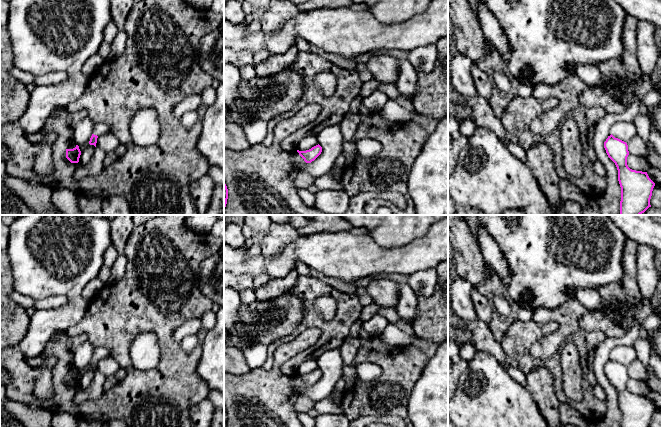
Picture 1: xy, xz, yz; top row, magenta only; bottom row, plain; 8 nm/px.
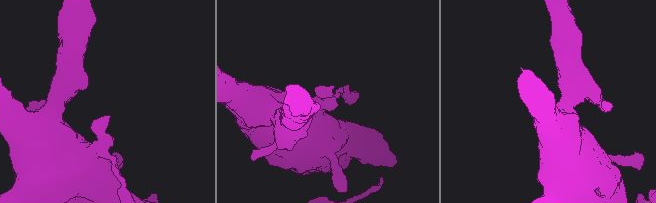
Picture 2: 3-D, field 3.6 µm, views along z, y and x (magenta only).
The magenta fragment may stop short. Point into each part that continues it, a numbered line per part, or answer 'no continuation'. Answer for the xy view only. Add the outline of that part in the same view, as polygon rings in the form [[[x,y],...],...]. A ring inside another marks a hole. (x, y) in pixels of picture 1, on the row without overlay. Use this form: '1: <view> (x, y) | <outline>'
1: xy (100, 352) | [[[96,346],[93,352],[93,358],[97,360],[111,356],[110,349],[105,346]]]

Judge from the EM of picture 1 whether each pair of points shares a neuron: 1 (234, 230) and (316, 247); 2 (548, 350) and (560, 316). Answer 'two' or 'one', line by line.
1: two
2: one

